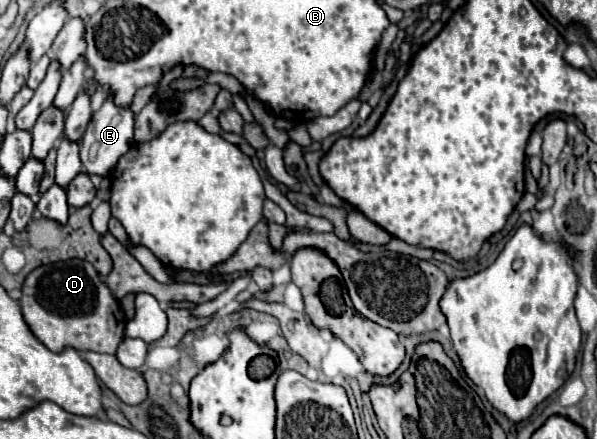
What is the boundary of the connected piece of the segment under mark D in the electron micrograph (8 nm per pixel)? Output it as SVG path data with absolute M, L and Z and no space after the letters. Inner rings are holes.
M83 259L59 261L33 269L23 283L19 305L33 335L53 353L61 353L67 347L77 351L115 353L125 337L127 319L119 301L99 277L97 269Z

